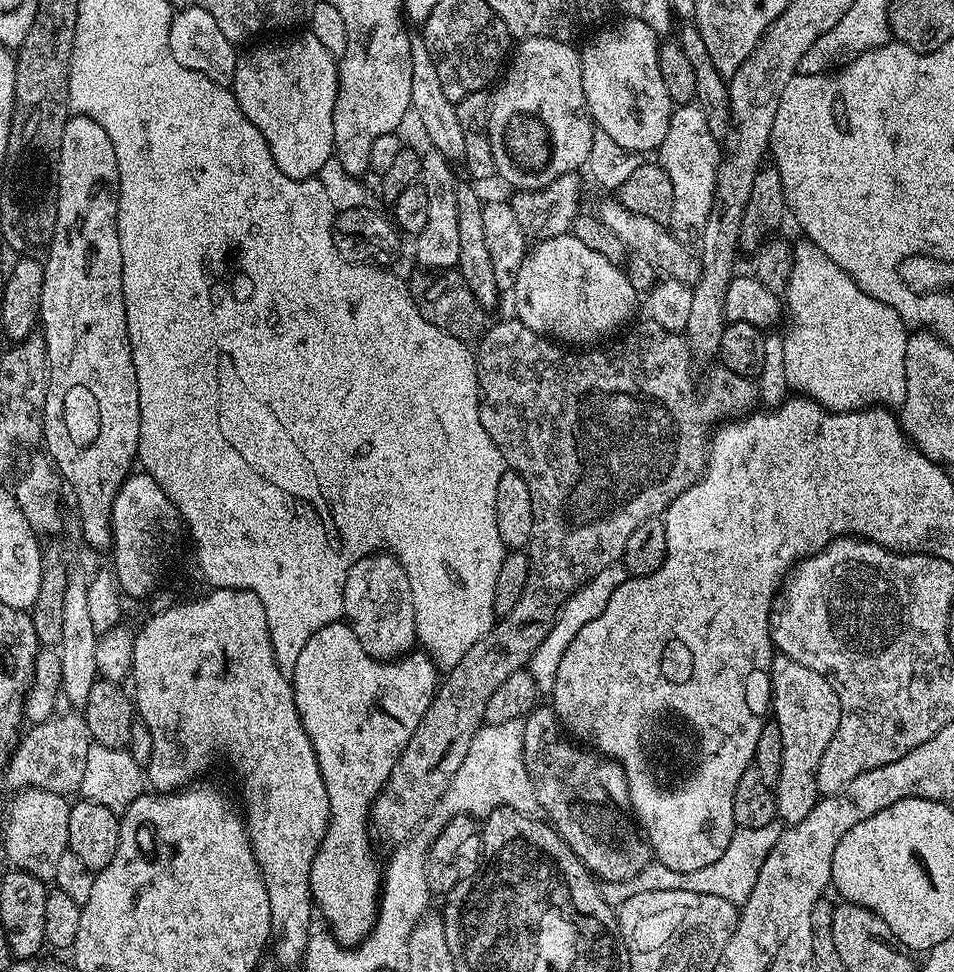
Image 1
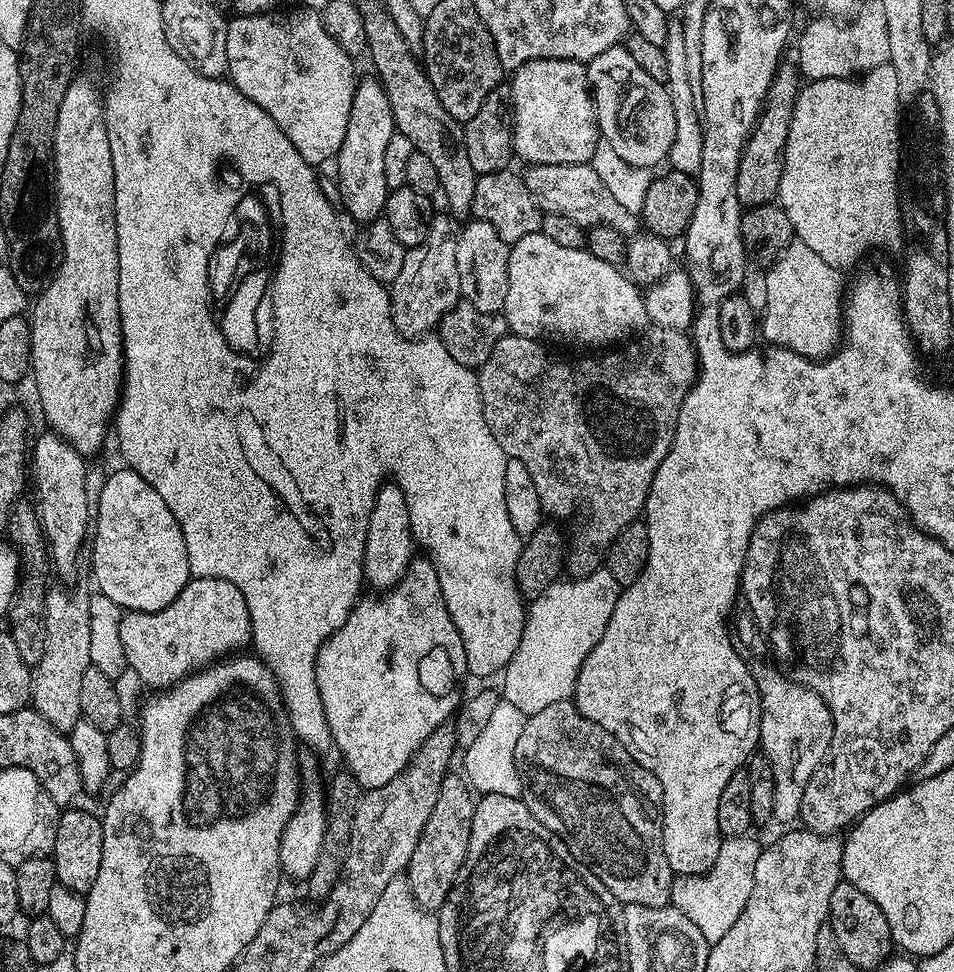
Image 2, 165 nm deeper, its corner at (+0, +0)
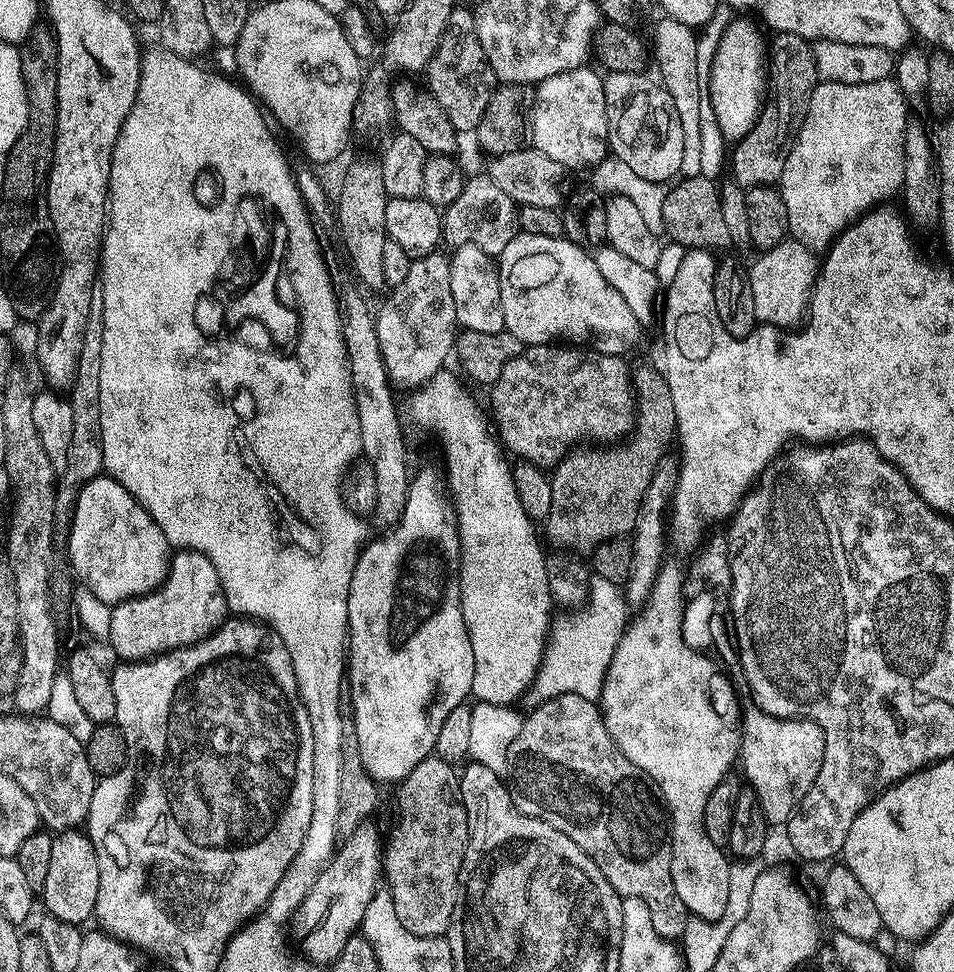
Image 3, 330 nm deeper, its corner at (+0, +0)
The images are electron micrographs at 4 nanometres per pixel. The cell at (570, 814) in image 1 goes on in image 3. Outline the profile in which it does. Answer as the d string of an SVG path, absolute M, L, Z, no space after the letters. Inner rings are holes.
M562 694L558 698L550 698L546 703L531 709L524 716L524 725L522 730L518 730L518 738L514 738L514 742L510 742L508 761L504 767L503 775L506 777L510 798L522 814L533 816L542 822L550 822L550 826L554 826L554 830L562 830L562 834L566 834L566 838L570 838L570 842L578 845L596 863L598 870L602 870L602 874L608 879L610 886L614 886L614 890L620 893L621 897L642 898L652 915L654 930L658 930L658 934L663 940L676 942L683 937L690 913L686 910L686 906L682 906L682 898L678 898L678 894L674 894L674 878L670 878L672 834L665 805L648 775L638 766L634 766L634 762L630 762L630 758L626 758L626 754L622 754L622 750L618 750L614 738L610 738L610 730L606 730L597 701L578 698L578 694Z

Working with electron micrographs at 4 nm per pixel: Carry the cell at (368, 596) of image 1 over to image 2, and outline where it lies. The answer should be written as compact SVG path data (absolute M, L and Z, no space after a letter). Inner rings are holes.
M395 482L381 484L374 498L374 506L370 514L368 529L364 535L364 570L363 579L372 590L387 590L408 572L414 559L414 541L412 538L412 523L410 510L406 506L406 494Z

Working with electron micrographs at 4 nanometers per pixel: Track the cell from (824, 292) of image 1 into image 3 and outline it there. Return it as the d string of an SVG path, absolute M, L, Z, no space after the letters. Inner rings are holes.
M786 238L778 242L778 246L763 249L760 256L748 268L750 278L750 294L754 294L754 314L760 324L773 324L775 328L791 329L801 323L802 317L808 311L808 298L812 294L812 283L816 281L818 271L817 253L811 252L802 242Z

